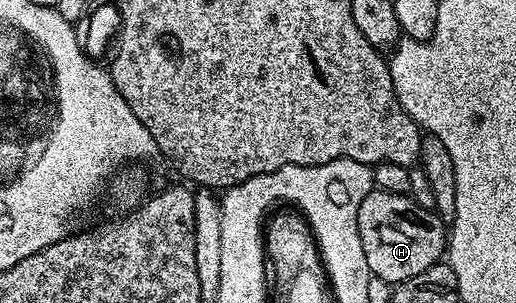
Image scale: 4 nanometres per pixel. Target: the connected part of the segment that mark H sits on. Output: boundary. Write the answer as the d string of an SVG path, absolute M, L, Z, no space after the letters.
M373 189L363 198L357 213L361 245L371 274L392 285L420 278L432 265L440 262L445 251L445 247L439 244L440 220L430 214L427 216L411 198L410 194L398 195Z

